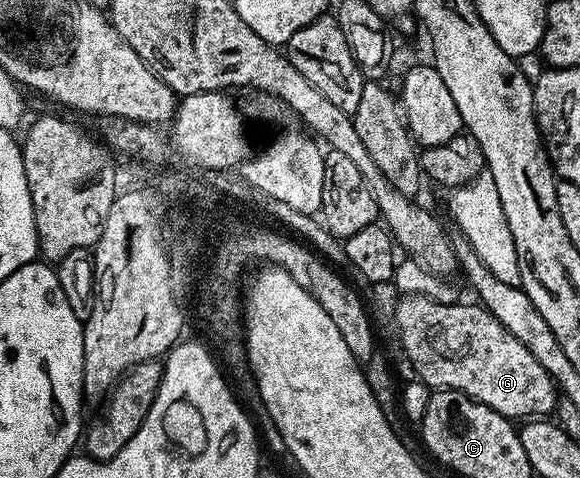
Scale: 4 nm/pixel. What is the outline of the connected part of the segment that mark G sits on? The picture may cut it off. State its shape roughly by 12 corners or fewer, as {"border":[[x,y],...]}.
{"border":[[399,295],[405,359],[432,390],[511,422],[560,392],[481,303]]}

